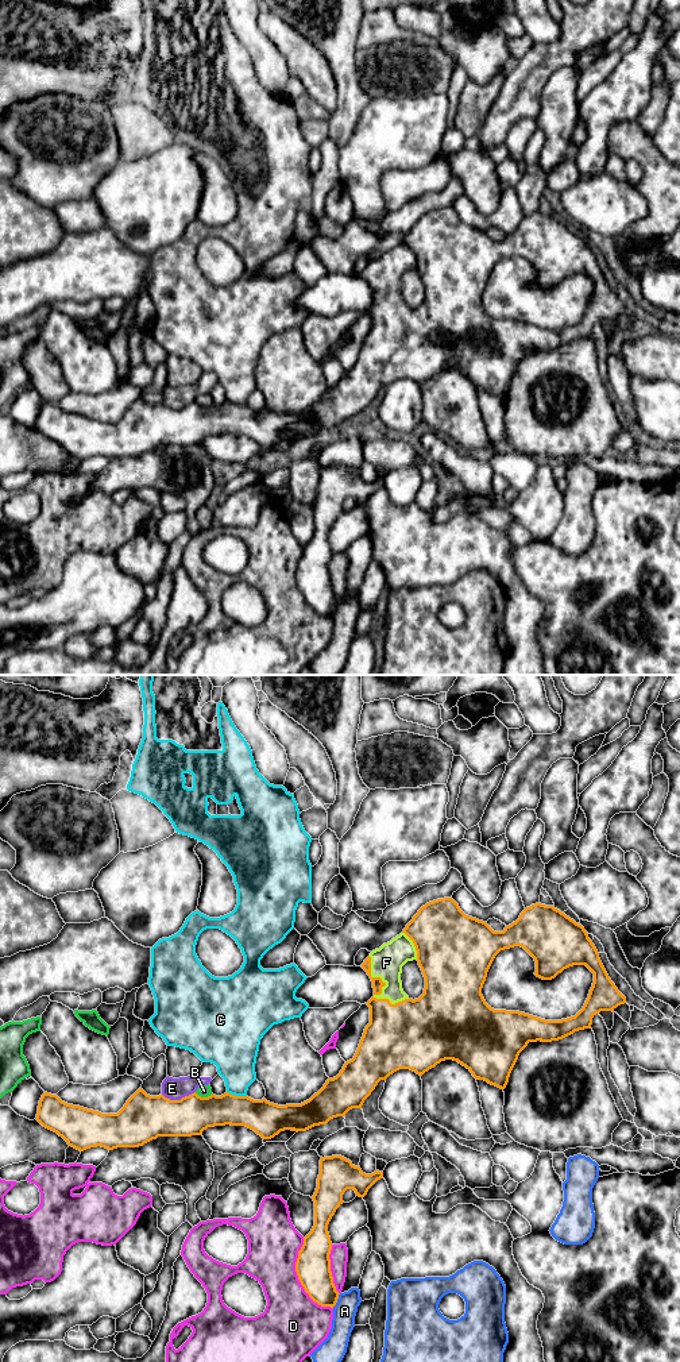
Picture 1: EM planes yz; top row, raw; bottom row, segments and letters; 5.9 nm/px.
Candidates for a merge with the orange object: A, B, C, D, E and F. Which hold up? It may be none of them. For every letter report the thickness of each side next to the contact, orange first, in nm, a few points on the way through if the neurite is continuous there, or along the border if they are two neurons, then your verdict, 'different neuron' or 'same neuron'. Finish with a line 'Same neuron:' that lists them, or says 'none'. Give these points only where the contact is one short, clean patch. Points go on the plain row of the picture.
A: 200/140 nm | different neuron
B: 240/80 nm | different neuron
C: 200/260 nm | different neuron
D: 200/340 nm | different neuron
E: 280/130 nm | different neuron
F: 60/190 nm | same neuron
Same neuron: F

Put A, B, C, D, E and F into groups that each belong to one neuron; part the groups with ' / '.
A / B / C / D / E / F

